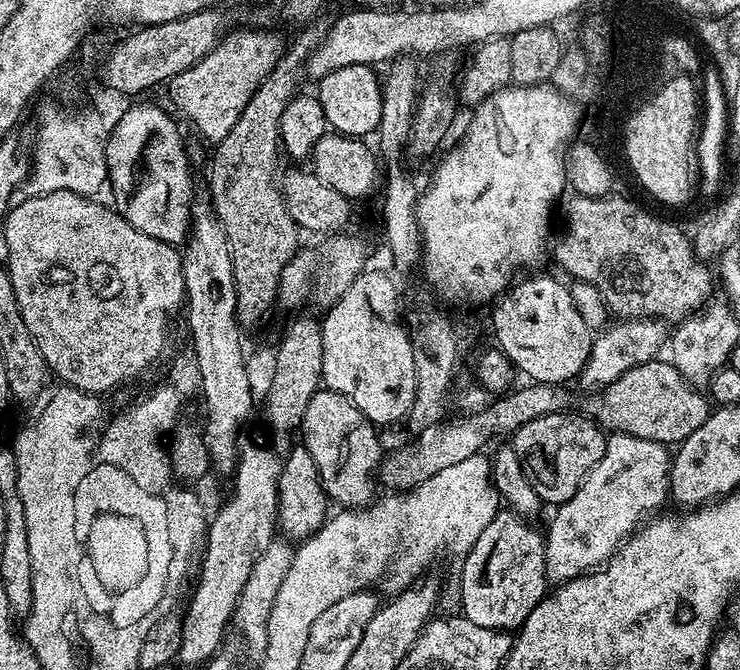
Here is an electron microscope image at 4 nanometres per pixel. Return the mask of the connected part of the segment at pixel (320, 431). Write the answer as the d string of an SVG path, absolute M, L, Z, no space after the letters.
M327 390L316 391L306 406L298 429L304 435L302 446L314 458L320 481L329 501L341 509L362 508L373 503L372 491L378 488L378 473L382 451L376 437L377 425L368 420L342 394Z

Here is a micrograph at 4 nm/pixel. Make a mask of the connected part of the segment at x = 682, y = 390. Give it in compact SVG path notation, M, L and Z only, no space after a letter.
M655 358L640 364L608 386L589 395L585 413L605 431L648 438L665 446L676 446L702 426L710 413L709 399L690 385L667 359Z

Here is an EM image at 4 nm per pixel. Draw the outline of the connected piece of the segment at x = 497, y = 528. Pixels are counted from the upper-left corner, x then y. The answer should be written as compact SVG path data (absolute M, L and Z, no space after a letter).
M500 510L496 513L493 521L486 526L486 530L478 537L478 542L474 542L474 546L469 550L468 555L463 557L460 568L460 608L464 619L474 622L474 626L486 626L490 630L518 630L526 622L526 618L530 614L530 610L534 610L534 606L538 606L538 602L544 599L546 595L546 581L544 579L544 536L536 528L531 528L529 521L523 516L517 516L511 510Z

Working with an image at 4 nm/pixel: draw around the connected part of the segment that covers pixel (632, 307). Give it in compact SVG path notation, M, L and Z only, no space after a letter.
M575 194L567 197L566 203L563 205L564 216L568 219L568 229L560 236L560 241L555 241L554 252L556 248L556 260L569 272L570 275L576 279L576 282L580 284L589 284L594 286L600 292L601 300L604 300L608 304L609 313L618 315L617 317L625 320L634 319L652 319L660 320L663 322L679 322L685 320L687 316L692 315L693 312L697 312L699 308L704 307L708 303L712 292L712 280L714 284L714 276L708 273L709 265L701 262L693 247L689 236L689 233L684 233L682 229L676 224L671 224L668 220L659 220L656 216L651 216L646 209L640 204L635 204L632 200L627 200L624 196L616 196L617 194L609 194L607 196L599 196L598 198L590 198L589 196L578 196Z

